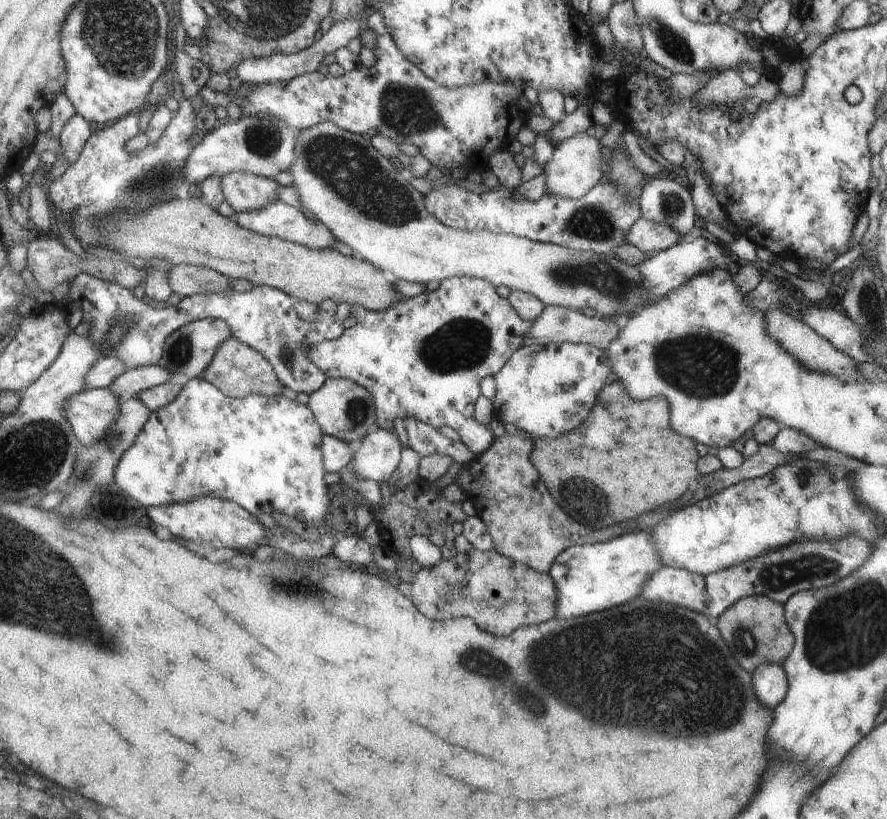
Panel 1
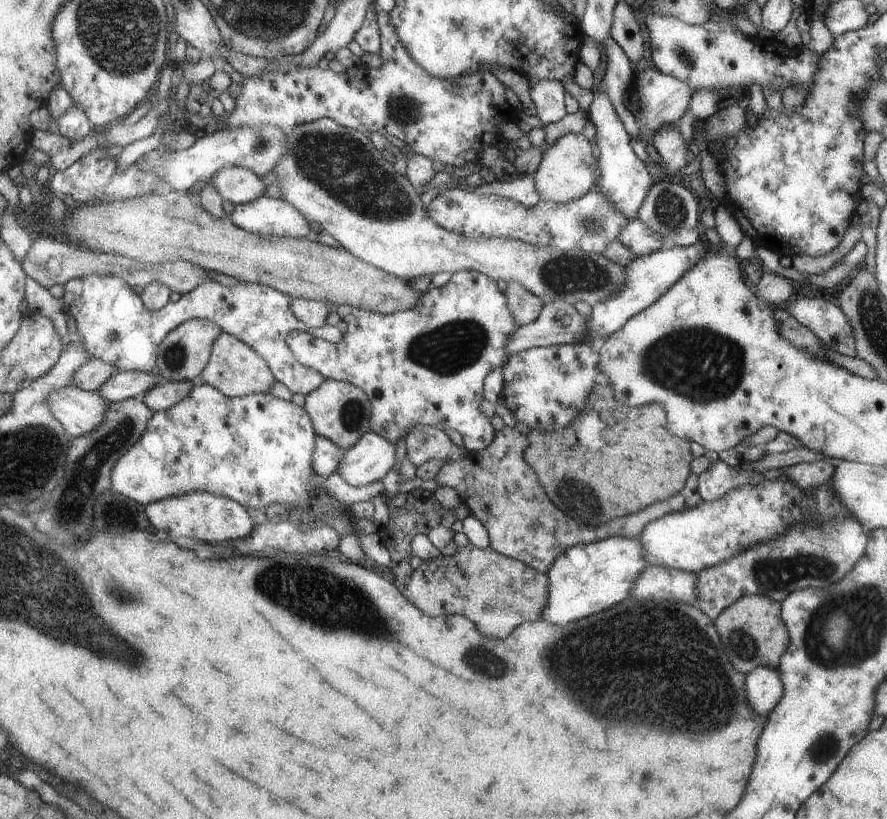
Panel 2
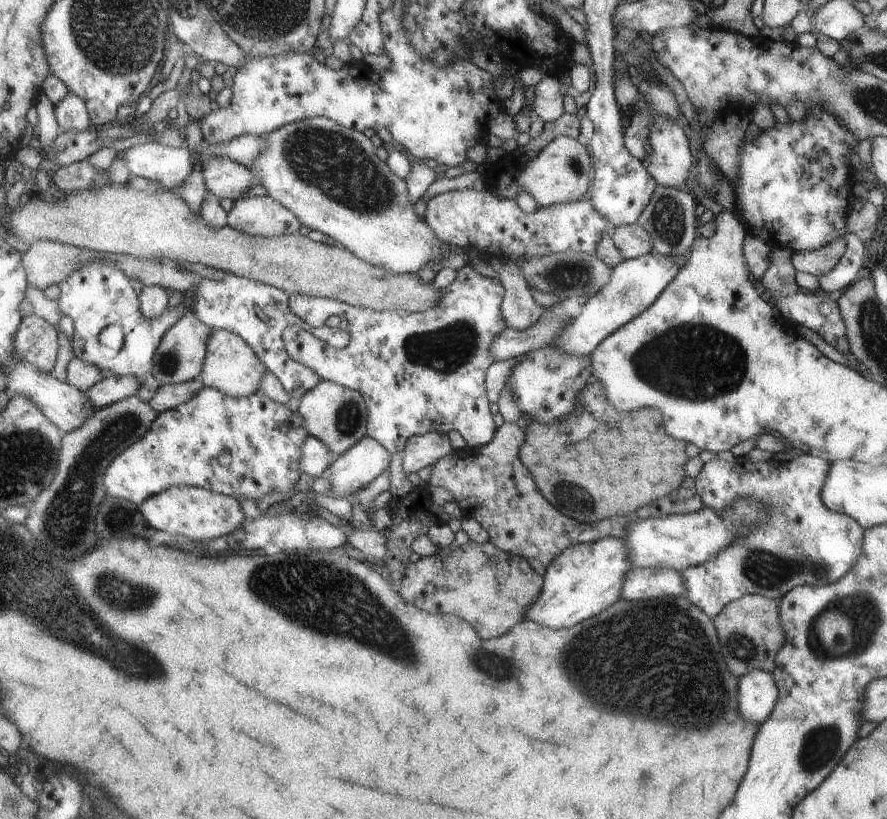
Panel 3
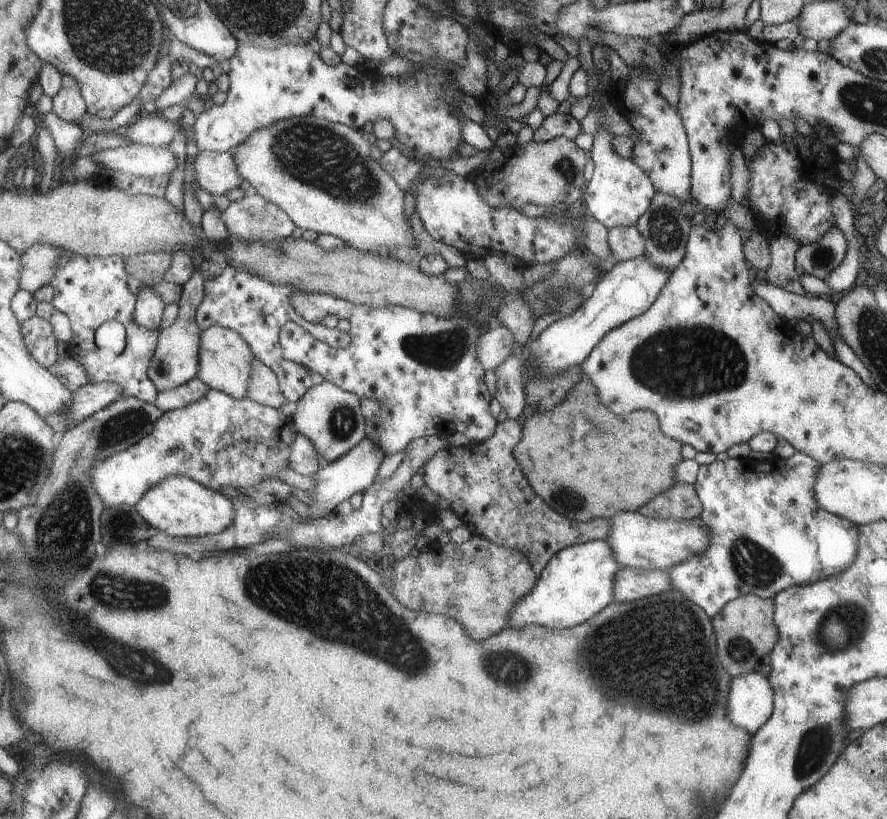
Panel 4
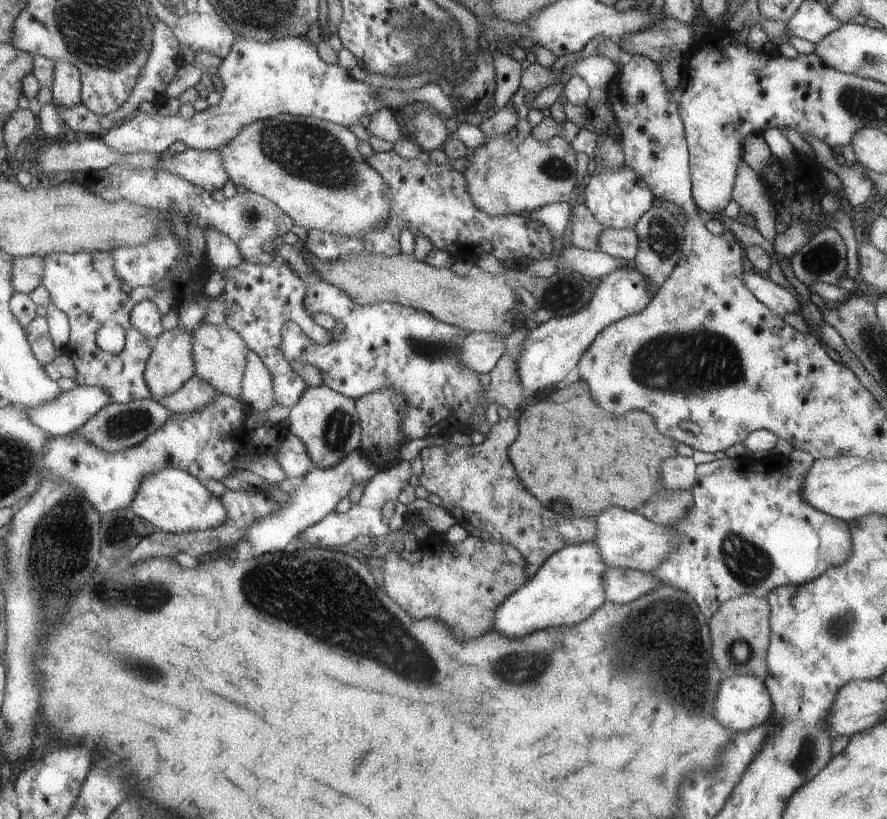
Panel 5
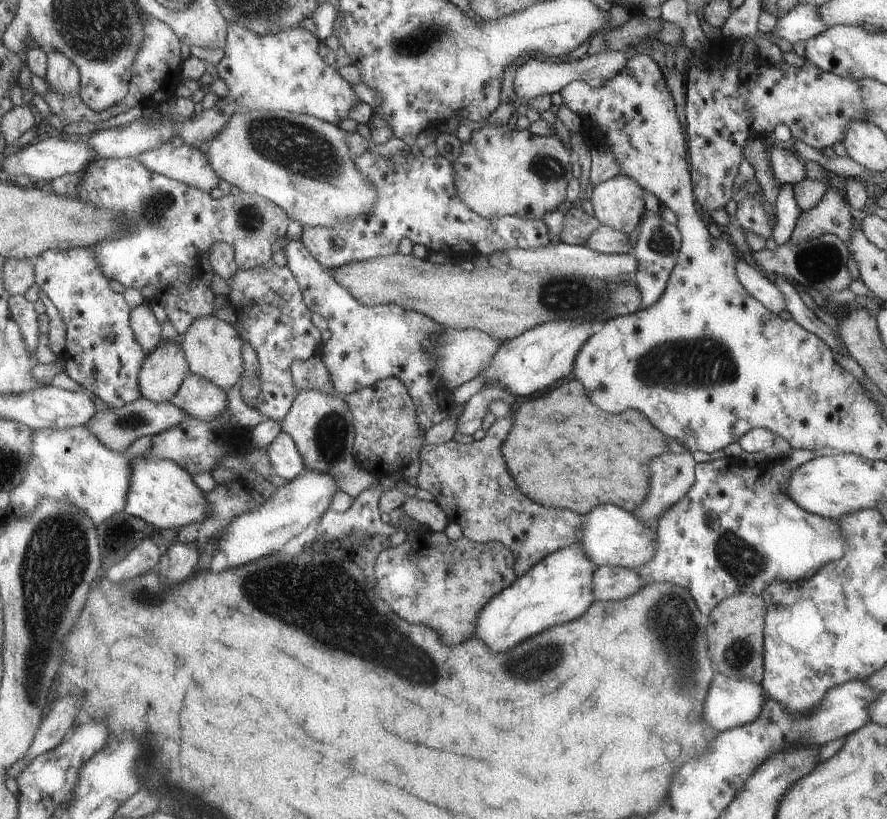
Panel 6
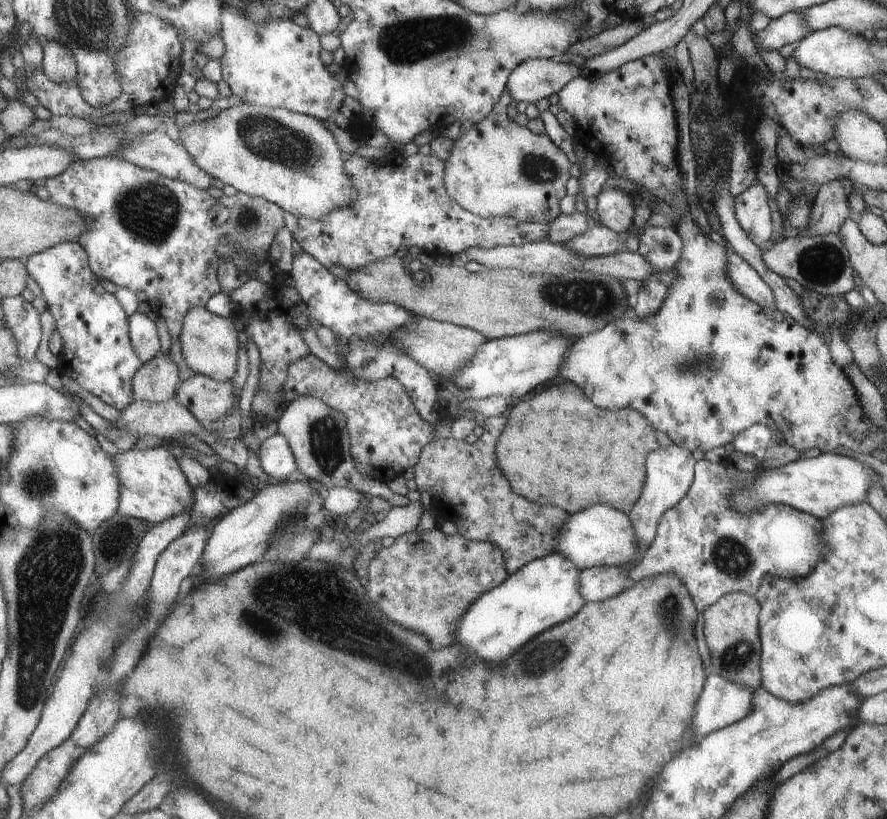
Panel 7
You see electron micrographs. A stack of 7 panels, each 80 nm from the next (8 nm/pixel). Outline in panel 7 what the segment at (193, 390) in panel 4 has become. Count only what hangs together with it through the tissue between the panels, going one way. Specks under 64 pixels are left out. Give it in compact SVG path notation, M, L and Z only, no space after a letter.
M195 374L182 381L175 398L202 423L222 419L233 406L231 381L216 381L207 375Z

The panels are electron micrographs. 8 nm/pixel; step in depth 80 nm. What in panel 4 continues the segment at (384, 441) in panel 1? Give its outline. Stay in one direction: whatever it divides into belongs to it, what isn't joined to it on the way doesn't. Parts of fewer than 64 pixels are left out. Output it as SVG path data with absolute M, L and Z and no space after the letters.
M365 436L355 447L345 455L340 456L339 459L333 459L325 464L321 464L311 476L315 480L316 486L314 490L308 490L313 495L311 506L308 506L311 511L309 512L309 518L300 518L300 521L323 517L325 512L333 512L334 506L339 504L339 502L345 501L352 494L362 492L366 489L372 483L373 478L375 478L377 468L379 468L379 464L381 464L384 456L385 454L380 447Z

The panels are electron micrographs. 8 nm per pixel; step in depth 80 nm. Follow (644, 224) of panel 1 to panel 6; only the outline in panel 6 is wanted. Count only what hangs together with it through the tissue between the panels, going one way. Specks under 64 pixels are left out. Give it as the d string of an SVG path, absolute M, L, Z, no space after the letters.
M601 224L592 230L583 246L610 255L632 254L633 252L624 232Z

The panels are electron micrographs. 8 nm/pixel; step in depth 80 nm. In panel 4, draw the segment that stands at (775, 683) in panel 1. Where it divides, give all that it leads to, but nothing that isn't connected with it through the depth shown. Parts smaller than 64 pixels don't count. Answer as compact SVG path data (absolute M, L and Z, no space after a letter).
M760 672L732 677L728 687L727 717L751 736L771 716L773 689Z

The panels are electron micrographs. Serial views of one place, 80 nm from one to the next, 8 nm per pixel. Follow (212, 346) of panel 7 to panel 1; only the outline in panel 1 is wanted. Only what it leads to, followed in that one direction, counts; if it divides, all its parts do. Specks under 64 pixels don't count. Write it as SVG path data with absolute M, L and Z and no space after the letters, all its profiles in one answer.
M233 336L227 337L216 348L213 362L208 366L204 378L216 385L225 396L233 398L241 398L247 395L276 397L281 395L285 388L269 360Z

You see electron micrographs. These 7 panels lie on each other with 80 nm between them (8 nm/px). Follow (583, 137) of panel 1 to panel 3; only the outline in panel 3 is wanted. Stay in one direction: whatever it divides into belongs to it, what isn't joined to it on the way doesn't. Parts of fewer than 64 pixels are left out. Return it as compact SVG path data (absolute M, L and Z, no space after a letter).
M565 135L554 138L544 146L533 160L524 165L511 164L499 174L499 185L493 186L496 197L513 199L515 193L521 189L526 200L535 207L548 207L557 203L578 201L589 188L589 168L591 161L587 150L573 138Z

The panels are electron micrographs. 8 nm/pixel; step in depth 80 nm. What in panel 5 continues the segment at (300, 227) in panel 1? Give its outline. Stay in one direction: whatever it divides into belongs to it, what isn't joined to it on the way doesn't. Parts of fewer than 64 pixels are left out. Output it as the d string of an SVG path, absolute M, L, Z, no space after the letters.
M113 165L100 171L87 172L83 182L88 191L97 193L105 200L117 202L127 199L146 207L157 209L167 213L171 210L171 202L174 208L185 217L187 214L197 217L197 223L203 235L209 227L215 227L237 246L237 256L241 261L251 264L269 264L273 262L273 254L269 248L270 244L277 238L283 236L294 222L273 201L264 196L245 191L242 194L225 198L221 202L213 200L206 188L193 184L169 171L154 171L153 169L141 170L130 169L123 165Z

